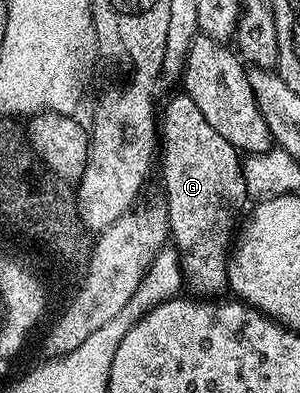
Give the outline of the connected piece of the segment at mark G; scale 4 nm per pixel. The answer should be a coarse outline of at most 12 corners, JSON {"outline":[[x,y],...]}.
{"outline":[[186,94],[162,108],[164,192],[184,284],[228,288],[241,153]]}

